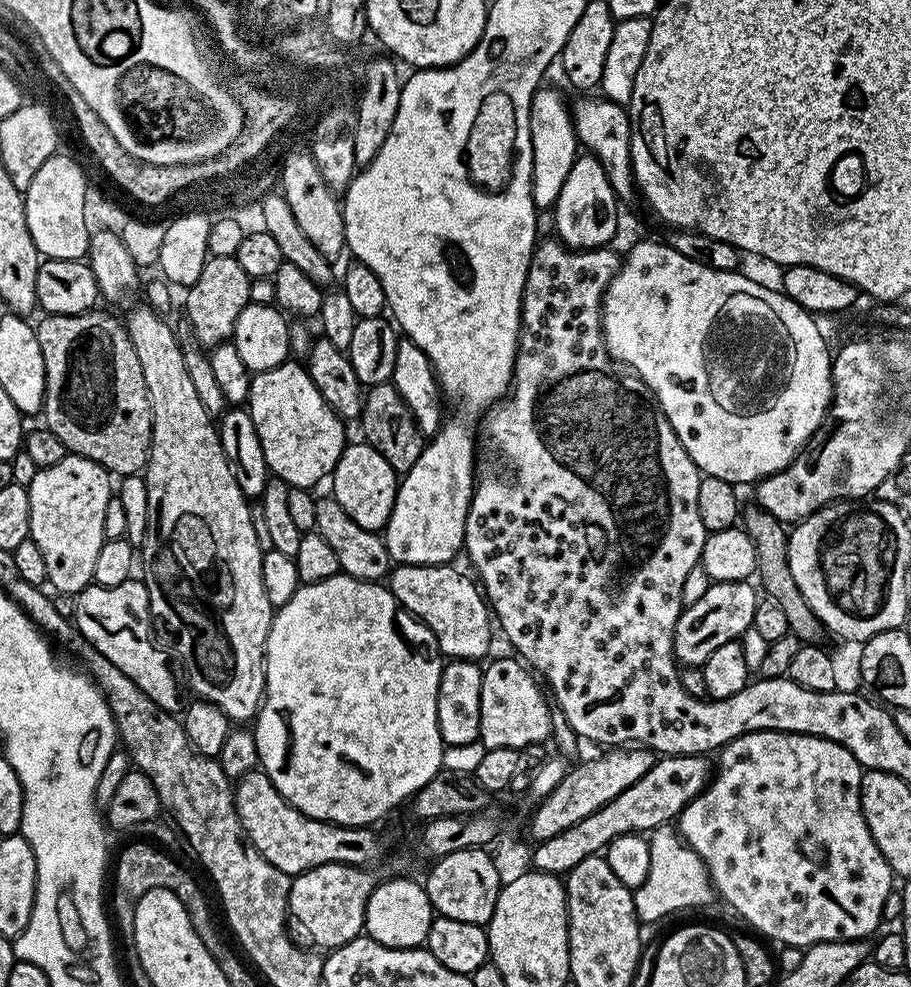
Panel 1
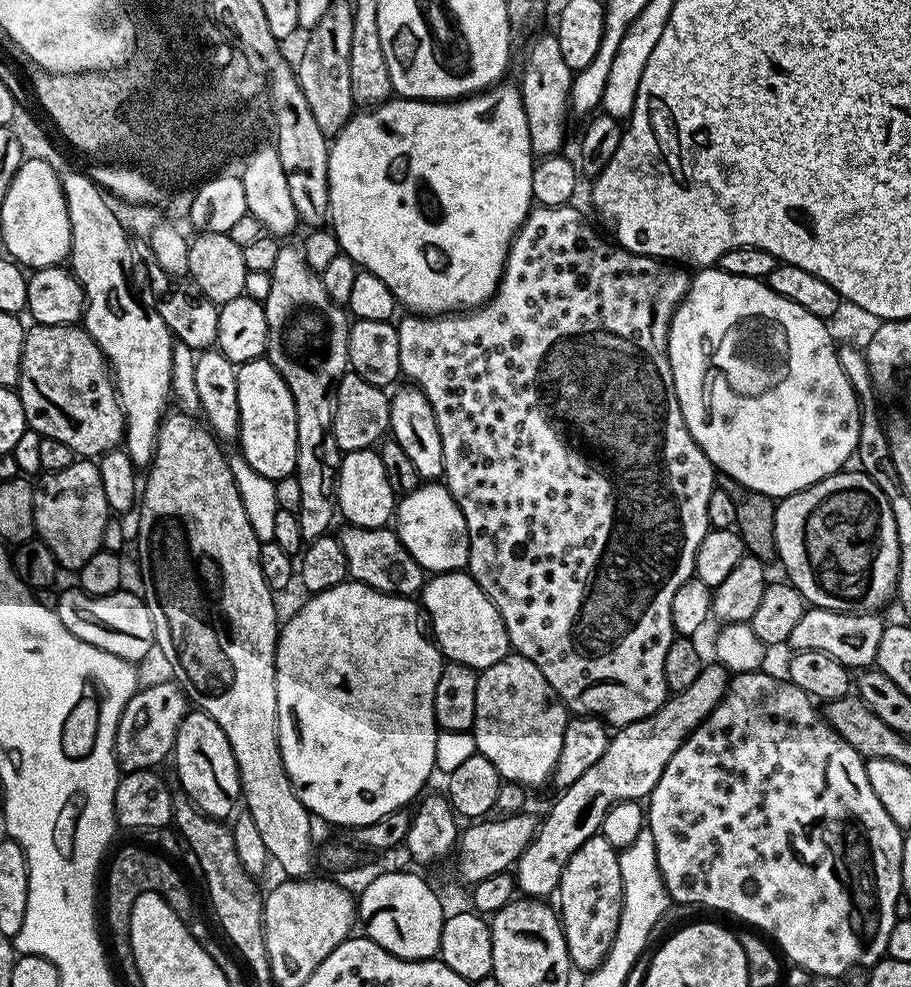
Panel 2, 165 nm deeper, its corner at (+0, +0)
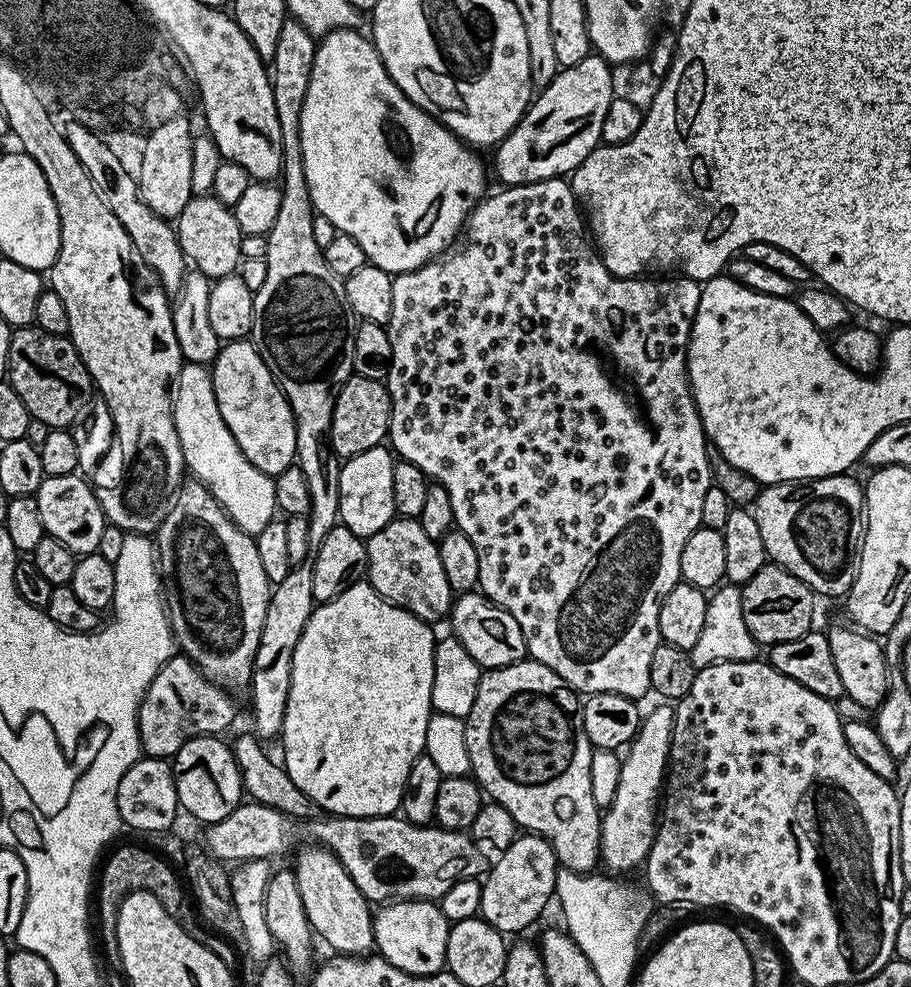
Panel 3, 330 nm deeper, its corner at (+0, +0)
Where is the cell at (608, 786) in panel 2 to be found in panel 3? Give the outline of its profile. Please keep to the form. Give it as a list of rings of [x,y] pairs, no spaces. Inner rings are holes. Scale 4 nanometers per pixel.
[[[517,835],[510,850],[506,850],[502,858],[491,861],[483,877],[480,885],[479,919],[505,934],[526,931],[547,910],[548,903],[553,903],[557,871],[558,861],[546,837]]]

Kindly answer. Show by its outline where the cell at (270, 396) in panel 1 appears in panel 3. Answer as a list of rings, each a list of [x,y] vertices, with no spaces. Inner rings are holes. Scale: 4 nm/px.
[[[251,339],[227,341],[212,361],[210,371],[220,419],[226,422],[234,442],[238,442],[238,450],[258,470],[273,478],[293,467],[296,464],[294,414]]]

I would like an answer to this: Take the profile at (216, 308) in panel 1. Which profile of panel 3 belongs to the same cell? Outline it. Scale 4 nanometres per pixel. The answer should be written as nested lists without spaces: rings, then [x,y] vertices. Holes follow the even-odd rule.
[[[193,195],[174,220],[176,237],[184,251],[185,261],[195,271],[206,274],[212,282],[221,280],[223,276],[233,275],[239,269],[242,259],[240,255],[242,233],[236,221],[236,213],[214,195]]]

